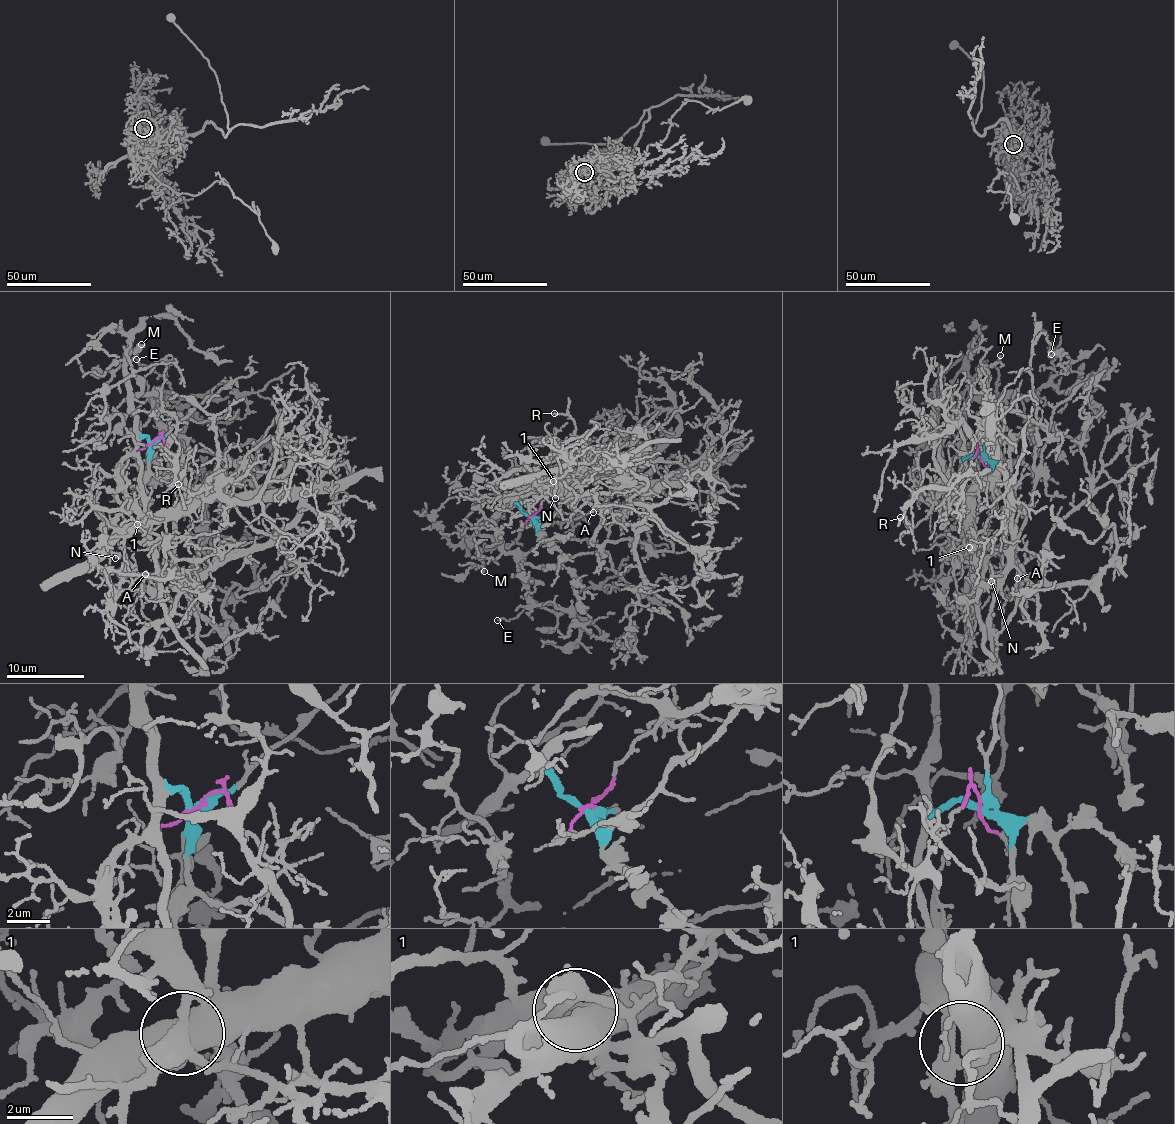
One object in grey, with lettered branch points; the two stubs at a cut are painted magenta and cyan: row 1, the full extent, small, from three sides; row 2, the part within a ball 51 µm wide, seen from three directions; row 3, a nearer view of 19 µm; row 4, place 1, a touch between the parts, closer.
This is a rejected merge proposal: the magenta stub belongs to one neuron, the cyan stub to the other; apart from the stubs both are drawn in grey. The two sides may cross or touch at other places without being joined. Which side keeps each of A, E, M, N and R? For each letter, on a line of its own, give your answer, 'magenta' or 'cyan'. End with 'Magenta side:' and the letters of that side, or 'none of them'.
A: magenta
E: cyan
M: cyan
N: magenta
R: magenta
Magenta side: A, N, R

